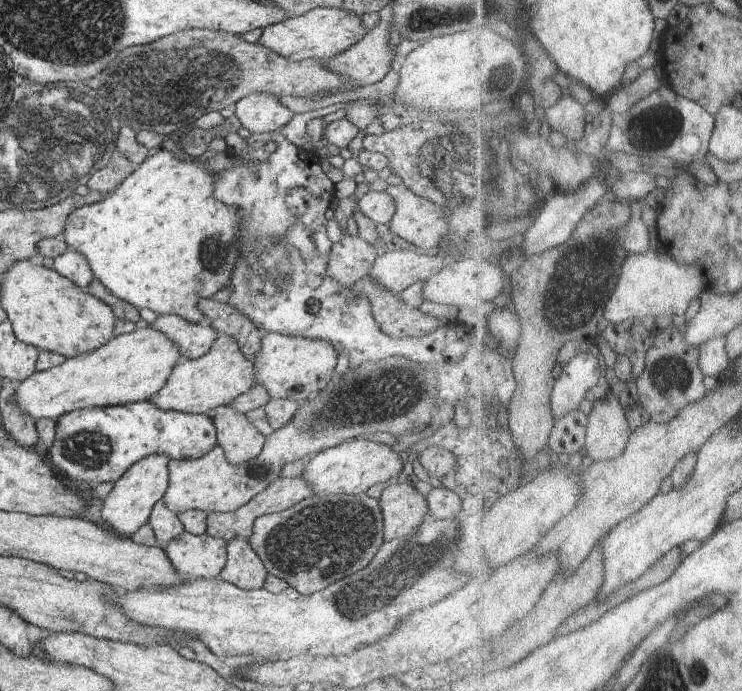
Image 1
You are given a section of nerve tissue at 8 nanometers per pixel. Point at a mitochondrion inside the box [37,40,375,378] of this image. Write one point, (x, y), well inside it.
(185, 82)

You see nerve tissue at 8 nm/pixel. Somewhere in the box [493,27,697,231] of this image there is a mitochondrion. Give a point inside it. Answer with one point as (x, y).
(661, 123)

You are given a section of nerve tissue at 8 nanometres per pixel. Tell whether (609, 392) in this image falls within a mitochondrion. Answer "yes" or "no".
no

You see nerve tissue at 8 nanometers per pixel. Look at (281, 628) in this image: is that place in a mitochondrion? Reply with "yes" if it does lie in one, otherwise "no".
no

